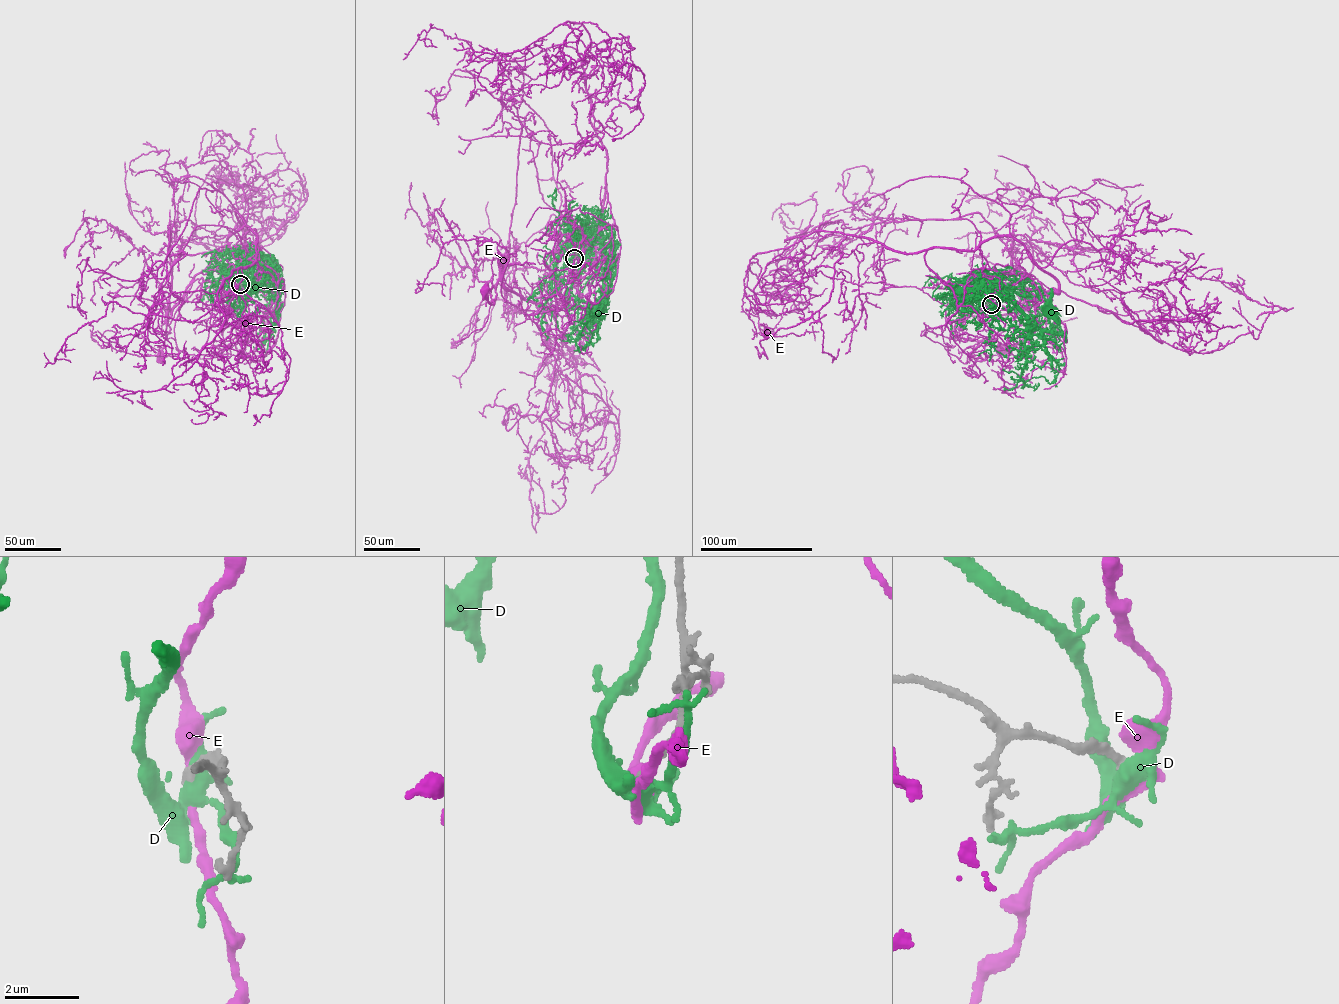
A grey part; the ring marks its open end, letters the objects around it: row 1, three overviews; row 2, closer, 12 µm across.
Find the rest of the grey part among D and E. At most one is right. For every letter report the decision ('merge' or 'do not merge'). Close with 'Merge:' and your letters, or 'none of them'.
D: do not merge
E: do not merge
Merge: none of them

